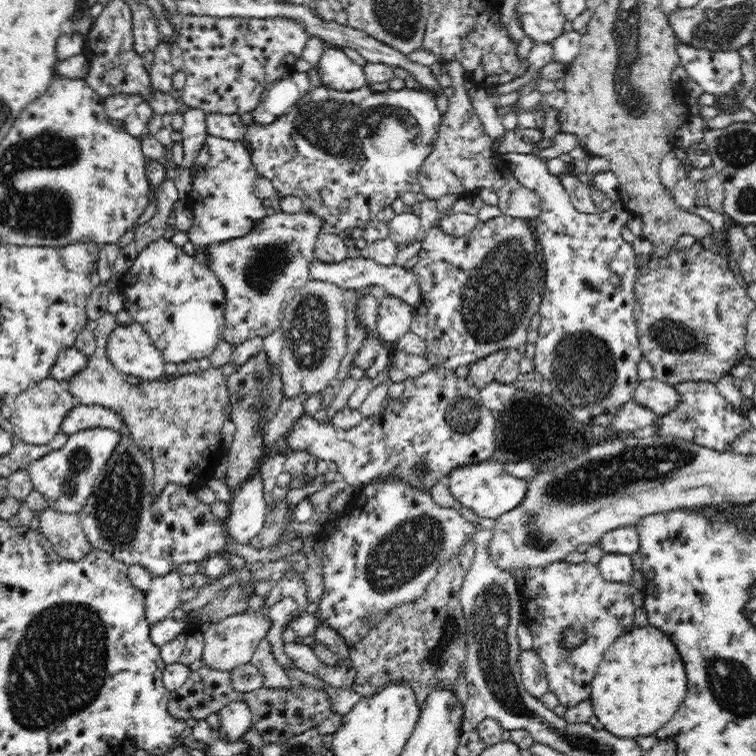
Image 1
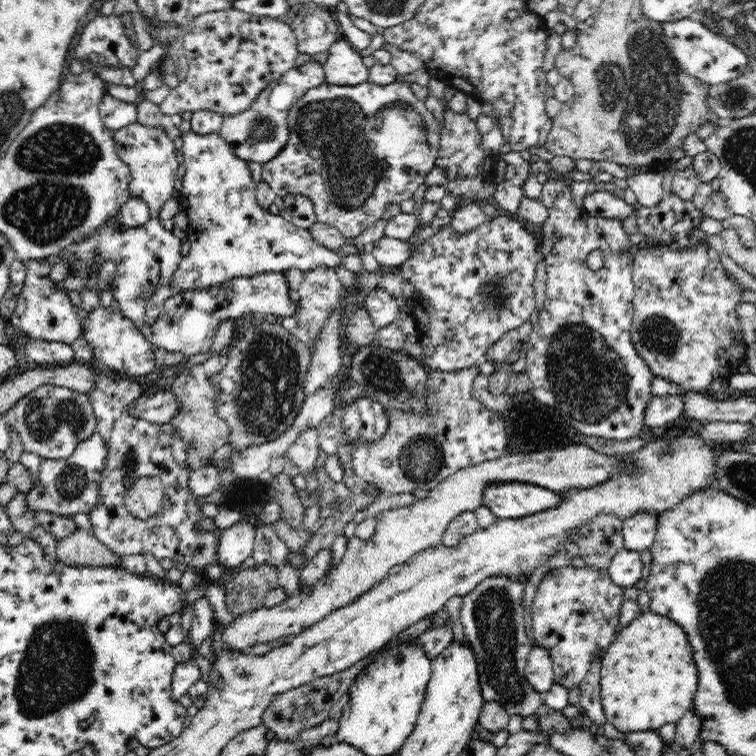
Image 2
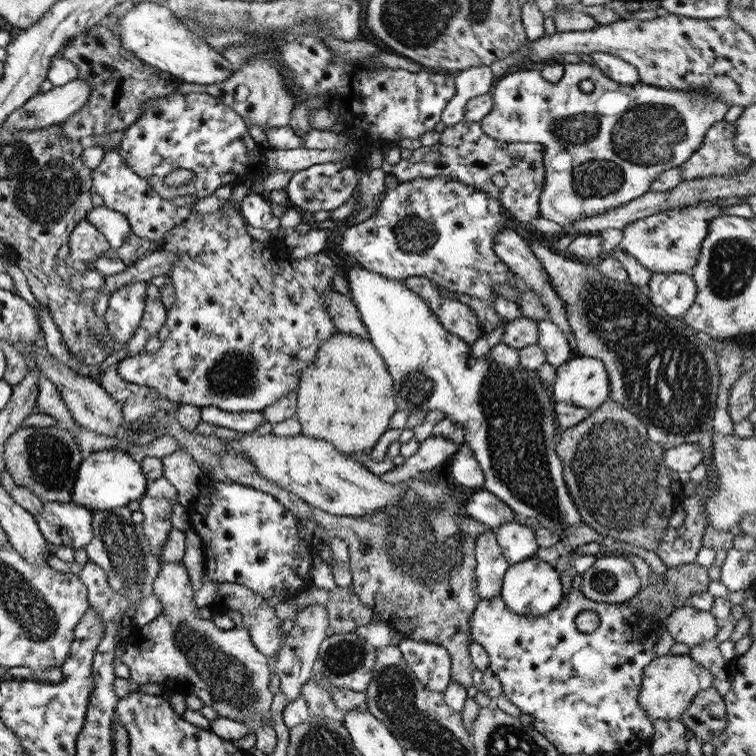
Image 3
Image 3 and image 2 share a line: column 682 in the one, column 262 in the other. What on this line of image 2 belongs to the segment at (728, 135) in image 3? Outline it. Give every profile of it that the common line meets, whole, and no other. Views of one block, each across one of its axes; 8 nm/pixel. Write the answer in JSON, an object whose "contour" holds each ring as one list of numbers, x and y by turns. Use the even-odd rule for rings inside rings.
{"contour":[[368,80,353,87,334,86,333,84,324,82,307,90,304,96,300,97,300,100,292,104,292,108,290,108,287,116,287,125,289,138,284,148,280,148,280,152,270,158,268,162,260,163,260,167,262,167,262,172,260,172,262,180,270,185,270,188,274,190,277,196,283,197,292,194,306,196,312,203,317,222,336,227,345,238,360,236,366,228,372,226,376,220,382,218,382,213,386,210,387,206,390,206,390,204,400,204,403,200,412,197,416,188,420,184,423,184,426,175,434,168,434,160,436,160,439,152,440,121,426,108,424,100,418,99,412,93,410,84,402,80,387,85,372,84]]}

